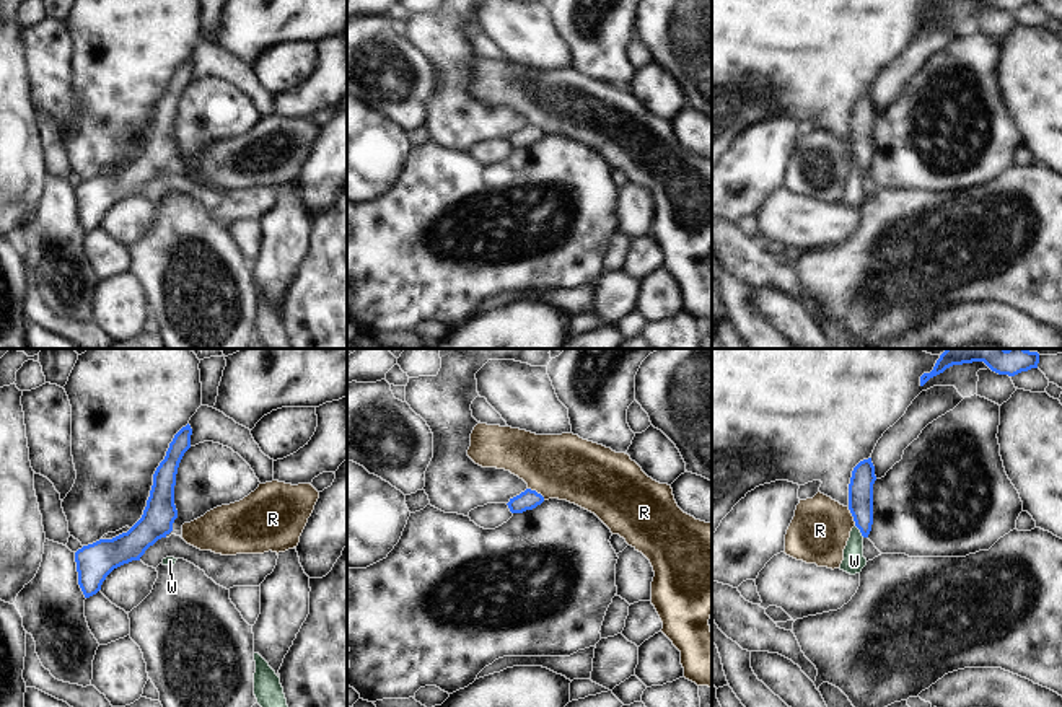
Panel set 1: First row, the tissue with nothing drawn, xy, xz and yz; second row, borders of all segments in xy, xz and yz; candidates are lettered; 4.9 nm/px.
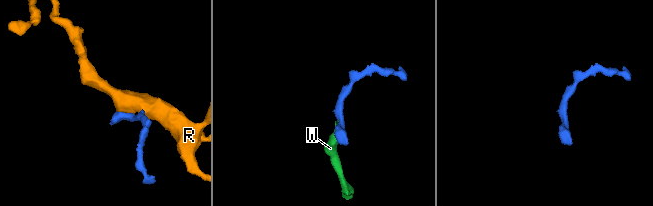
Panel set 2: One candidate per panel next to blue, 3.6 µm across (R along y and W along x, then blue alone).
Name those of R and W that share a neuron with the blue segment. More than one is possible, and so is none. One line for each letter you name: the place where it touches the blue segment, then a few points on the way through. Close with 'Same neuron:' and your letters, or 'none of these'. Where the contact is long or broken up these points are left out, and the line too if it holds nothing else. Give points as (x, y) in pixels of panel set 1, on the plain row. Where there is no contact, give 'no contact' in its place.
Same neuron: none of these

